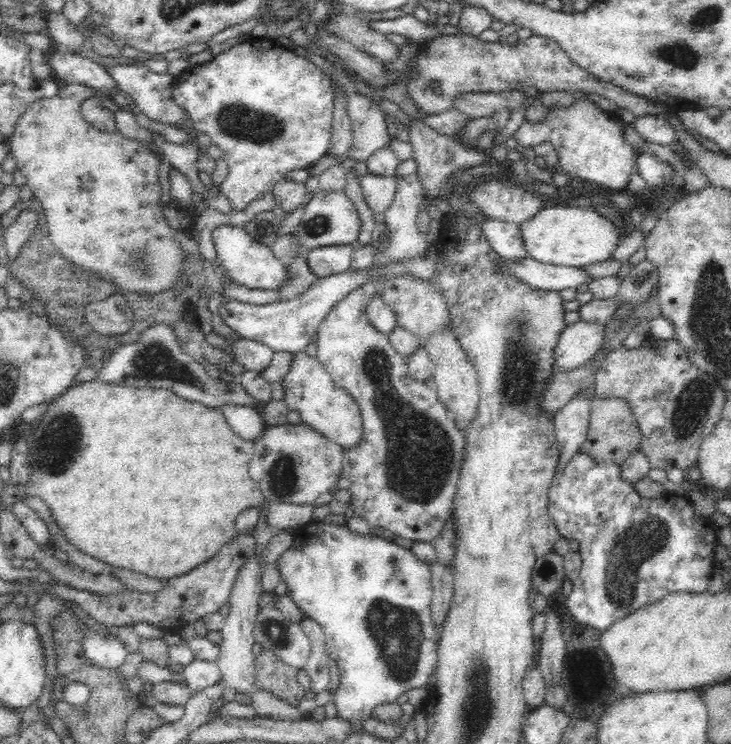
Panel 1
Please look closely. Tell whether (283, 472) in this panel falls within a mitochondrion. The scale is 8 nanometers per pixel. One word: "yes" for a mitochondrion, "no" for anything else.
yes

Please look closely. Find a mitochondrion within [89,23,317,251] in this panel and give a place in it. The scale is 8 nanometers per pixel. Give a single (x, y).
(237, 120)

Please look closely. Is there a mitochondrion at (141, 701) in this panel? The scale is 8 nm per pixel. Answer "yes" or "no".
no

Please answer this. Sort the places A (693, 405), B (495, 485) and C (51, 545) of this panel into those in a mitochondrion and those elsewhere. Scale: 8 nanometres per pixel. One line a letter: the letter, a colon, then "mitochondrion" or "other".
A: mitochondrion
B: other
C: other

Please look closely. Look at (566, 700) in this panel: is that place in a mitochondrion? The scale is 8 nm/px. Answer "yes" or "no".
no

